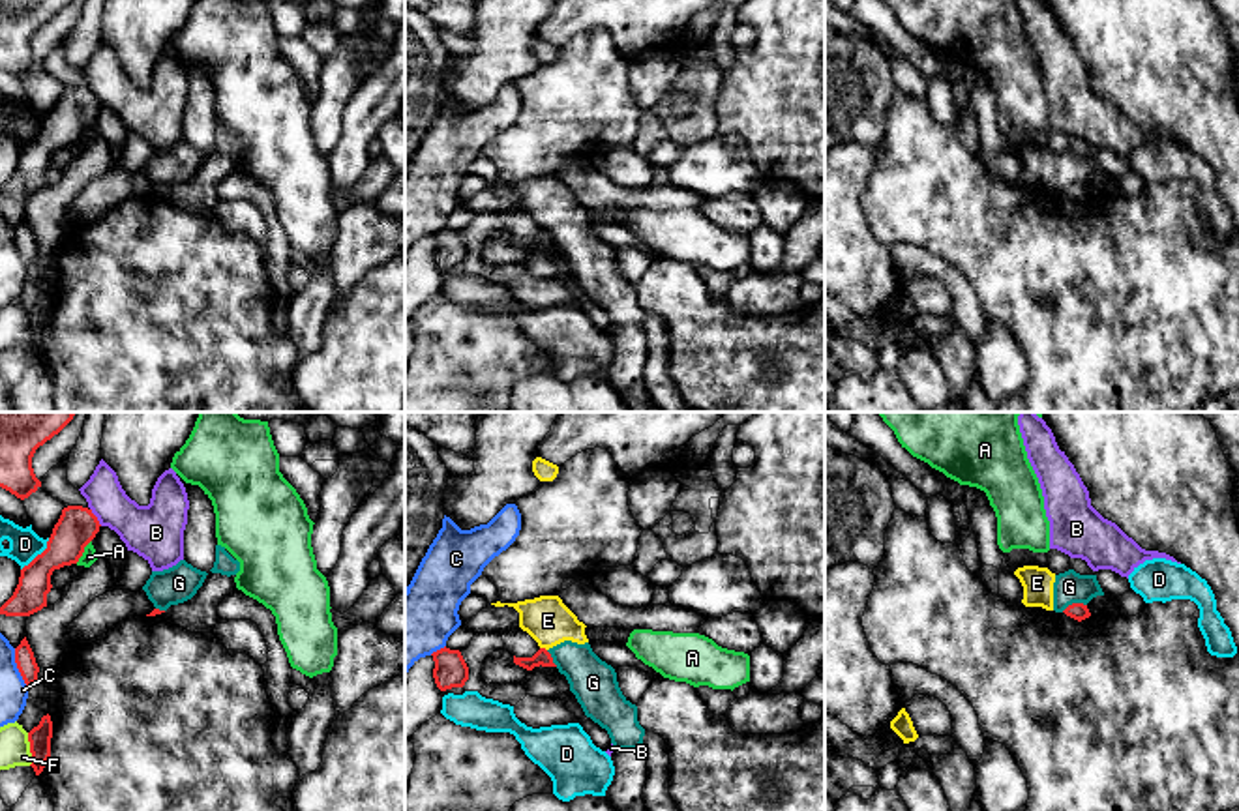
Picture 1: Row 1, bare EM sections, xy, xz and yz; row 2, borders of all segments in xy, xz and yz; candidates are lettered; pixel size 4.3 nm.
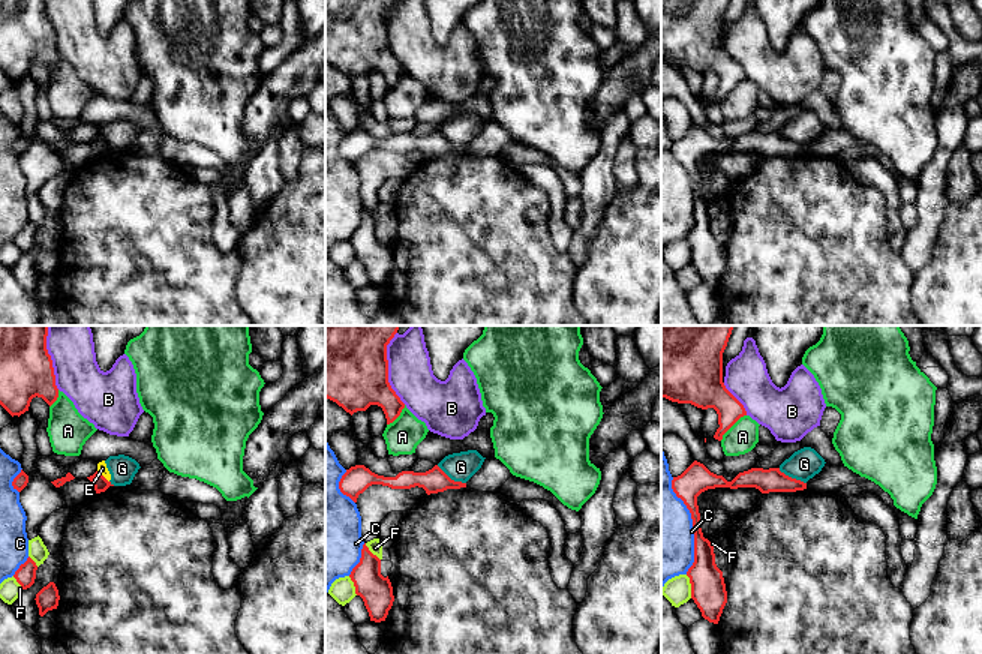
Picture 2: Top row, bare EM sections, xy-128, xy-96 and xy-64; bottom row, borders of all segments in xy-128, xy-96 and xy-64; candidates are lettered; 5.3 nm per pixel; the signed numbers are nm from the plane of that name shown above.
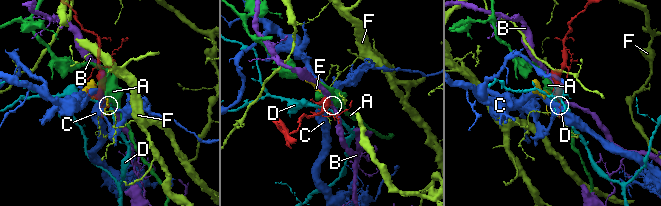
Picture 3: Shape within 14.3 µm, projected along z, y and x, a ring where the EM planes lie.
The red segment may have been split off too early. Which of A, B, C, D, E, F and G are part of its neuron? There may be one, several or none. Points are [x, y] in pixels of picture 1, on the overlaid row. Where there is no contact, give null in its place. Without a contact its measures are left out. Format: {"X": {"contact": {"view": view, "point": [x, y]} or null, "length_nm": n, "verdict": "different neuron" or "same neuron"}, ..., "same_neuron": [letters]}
{"A": {"contact": {"view": "xy", "point": [83, 551]}, "length_nm": 120, "verdict": "different neuron"}, "B": {"contact": {"view": "xy", "point": [96, 517]}, "length_nm": 90, "verdict": "different neuron"}, "C": {"contact": {"view": "xy", "point": [17, 667]}, "length_nm": 180, "verdict": "different neuron"}, "D": {"contact": {"view": "xy", "point": [38, 555]}, "length_nm": 190, "verdict": "different neuron"}, "E": {"contact": {"view": "xz", "point": [544, 648]}, "length_nm": 40, "verdict": "different neuron"}, "F": {"contact": {"view": "xy", "point": [30, 750]}, "length_nm": 140, "verdict": "different neuron"}, "G": {"contact": {"view": "yz", "point": [1073, 604]}, "length_nm": 120, "verdict": "different neuron"}, "same_neuron": []}

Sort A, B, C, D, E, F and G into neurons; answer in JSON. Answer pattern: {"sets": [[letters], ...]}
{"sets": [["A"], ["B"], ["C"], ["D"], ["E", "G"], ["F"]]}

